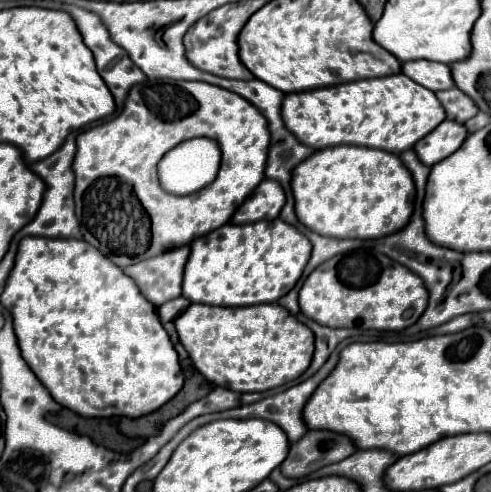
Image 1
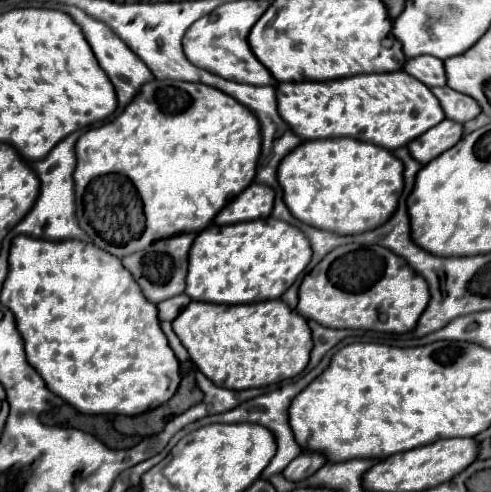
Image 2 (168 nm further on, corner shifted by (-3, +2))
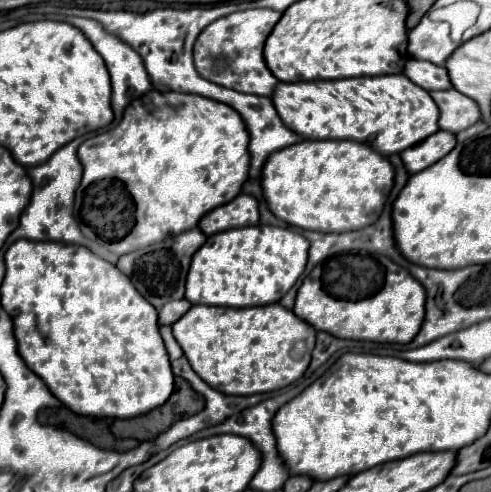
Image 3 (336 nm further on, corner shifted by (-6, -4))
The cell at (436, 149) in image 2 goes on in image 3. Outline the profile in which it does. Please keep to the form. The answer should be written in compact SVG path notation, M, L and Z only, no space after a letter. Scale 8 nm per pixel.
M439 130L439 132L431 134L427 140L423 140L419 146L411 146L411 148L403 150L401 158L403 158L407 172L415 174L415 172L429 168L443 156L447 156L455 148L455 144L457 144L455 134Z

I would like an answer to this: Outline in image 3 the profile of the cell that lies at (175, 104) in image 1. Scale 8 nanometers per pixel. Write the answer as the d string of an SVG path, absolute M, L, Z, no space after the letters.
M151 90L147 92L145 96L141 96L139 100L133 100L121 122L107 130L107 132L101 132L97 136L91 136L87 138L81 146L79 146L79 160L83 164L83 180L77 188L77 198L75 198L75 214L79 218L79 224L81 224L81 232L85 238L97 242L99 246L107 248L109 252L117 254L117 256L123 256L127 252L135 252L139 248L145 248L147 244L153 244L153 242L159 242L163 240L165 236L177 236L179 232L187 232L195 226L199 226L199 220L215 210L219 204L227 204L231 202L243 188L247 176L249 176L249 136L247 136L247 128L243 124L243 118L239 116L239 112L235 112L231 106L223 104L223 102L217 102L217 100L211 100L211 98L205 98L205 96L197 96L197 94L177 94L177 92L157 92L157 90Z

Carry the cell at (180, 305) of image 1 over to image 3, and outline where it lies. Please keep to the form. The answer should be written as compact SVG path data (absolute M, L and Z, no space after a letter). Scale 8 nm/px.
M173 300L173 302L167 302L161 310L159 310L159 324L165 326L165 324L175 324L187 310L191 308L191 302L187 300Z

